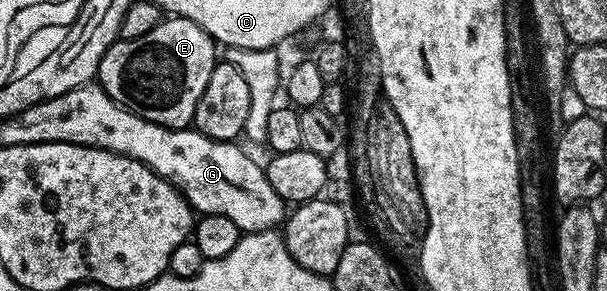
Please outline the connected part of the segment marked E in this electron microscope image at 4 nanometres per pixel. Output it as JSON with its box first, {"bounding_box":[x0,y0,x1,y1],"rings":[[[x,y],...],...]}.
{"bounding_box":[95,17,219,129],"rings":[[[165,17],[150,31],[143,33],[143,37],[118,38],[116,43],[111,44],[99,61],[95,79],[119,106],[126,107],[131,113],[155,125],[185,129],[192,124],[199,97],[203,97],[203,89],[207,89],[207,81],[211,81],[211,73],[219,62],[216,49],[215,41],[199,25],[189,19]]]}

